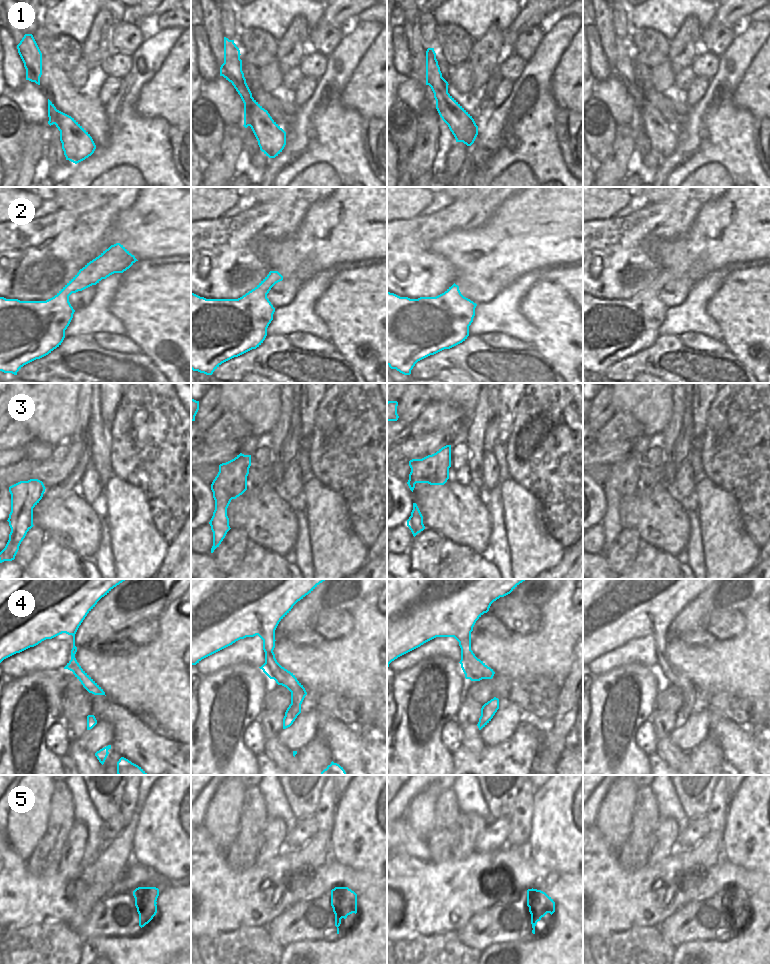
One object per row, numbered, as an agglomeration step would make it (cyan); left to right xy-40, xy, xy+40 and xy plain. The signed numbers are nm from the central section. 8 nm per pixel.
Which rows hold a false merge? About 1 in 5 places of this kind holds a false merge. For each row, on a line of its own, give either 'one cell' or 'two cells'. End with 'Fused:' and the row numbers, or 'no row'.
1: one cell
2: one cell
3: one cell
4: one cell
5: one cell
Fused: no row

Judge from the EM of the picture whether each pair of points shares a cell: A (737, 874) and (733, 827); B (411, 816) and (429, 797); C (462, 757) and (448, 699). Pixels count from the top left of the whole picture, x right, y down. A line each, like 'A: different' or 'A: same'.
A: different
B: same
C: different

